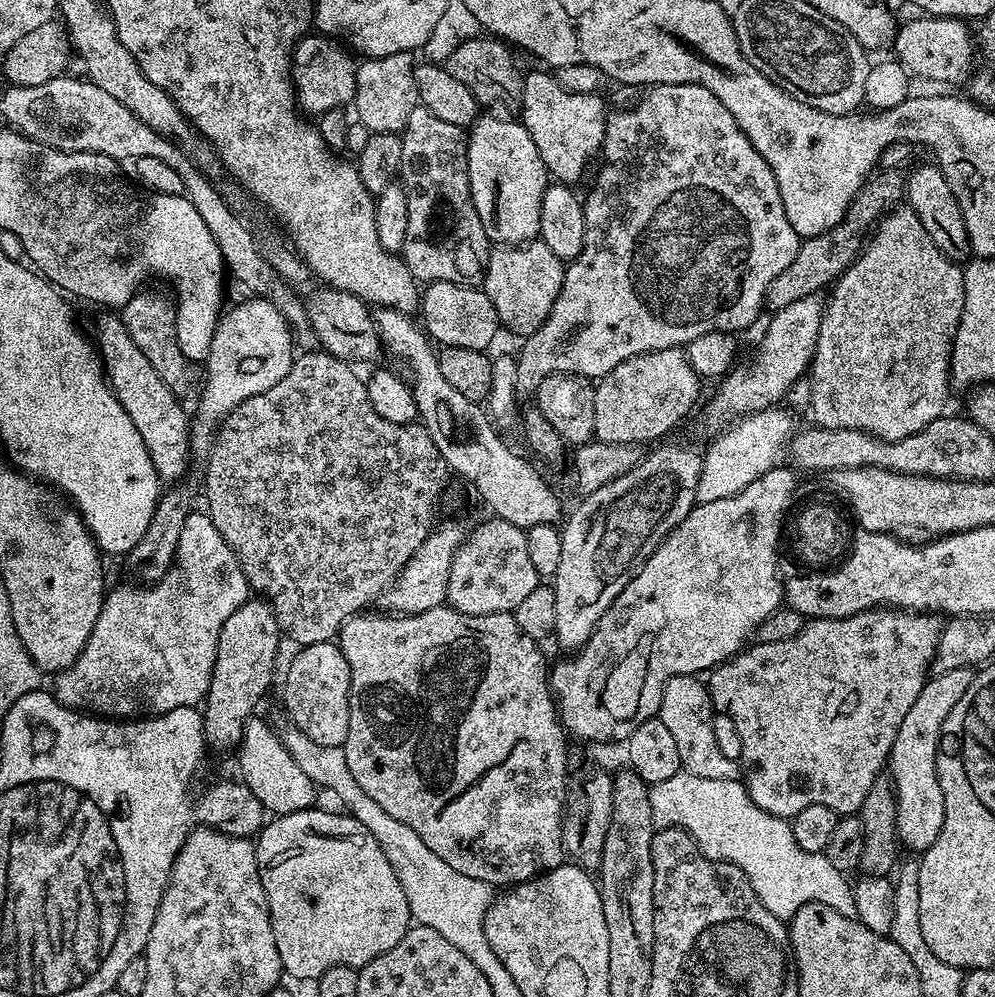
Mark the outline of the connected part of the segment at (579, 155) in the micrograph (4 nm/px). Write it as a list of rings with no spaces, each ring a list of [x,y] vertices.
[[[551,71],[532,72],[524,76],[524,89],[520,99],[522,123],[524,128],[534,138],[534,146],[538,146],[538,154],[542,154],[542,162],[546,166],[549,177],[553,181],[569,186],[575,185],[575,180],[580,180],[584,176],[584,171],[588,168],[588,163],[592,160],[592,155],[601,151],[604,142],[604,100],[600,94],[574,94],[566,90],[556,80]]]

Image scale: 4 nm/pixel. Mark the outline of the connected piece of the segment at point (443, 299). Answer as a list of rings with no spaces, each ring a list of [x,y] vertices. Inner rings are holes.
[[[431,281],[423,289],[419,315],[424,315],[422,327],[437,345],[445,348],[465,348],[479,352],[491,349],[492,339],[502,325],[494,310],[494,302],[476,286],[454,282]]]

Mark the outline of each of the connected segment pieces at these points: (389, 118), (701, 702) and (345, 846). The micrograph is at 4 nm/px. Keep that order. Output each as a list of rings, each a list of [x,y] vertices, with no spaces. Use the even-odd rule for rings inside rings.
[[[399,52],[389,56],[373,56],[359,61],[356,69],[355,119],[368,127],[369,133],[403,133],[410,110],[420,104],[416,85],[416,64],[413,53]]]
[[[699,675],[675,676],[666,682],[658,719],[674,738],[678,746],[678,758],[683,771],[698,778],[718,778],[719,780],[740,780],[742,764],[739,759],[731,760],[720,749],[716,732],[712,729],[712,696],[708,693],[707,683]]]
[[[313,806],[278,816],[269,819],[254,840],[280,967],[296,980],[319,981],[326,970],[337,966],[362,969],[378,954],[386,954],[390,946],[398,946],[413,923],[402,882],[398,882],[382,846],[378,846],[378,838],[362,822],[340,812],[323,812],[320,806]]]

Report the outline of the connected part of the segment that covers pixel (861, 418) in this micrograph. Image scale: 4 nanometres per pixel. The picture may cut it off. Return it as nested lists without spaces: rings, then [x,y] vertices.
[[[907,206],[897,207],[877,223],[870,239],[865,243],[860,257],[840,275],[840,279],[831,285],[832,297],[826,300],[822,308],[816,355],[812,357],[810,365],[810,385],[812,387],[812,402],[810,414],[815,423],[822,428],[849,428],[865,432],[868,436],[875,436],[878,440],[901,440],[918,434],[930,422],[945,415],[944,403],[948,400],[948,384],[952,370],[952,343],[956,337],[956,327],[960,324],[960,315],[964,309],[964,273],[961,265],[955,260],[947,260],[934,246],[930,234],[926,234],[926,226],[914,214],[914,210]]]

